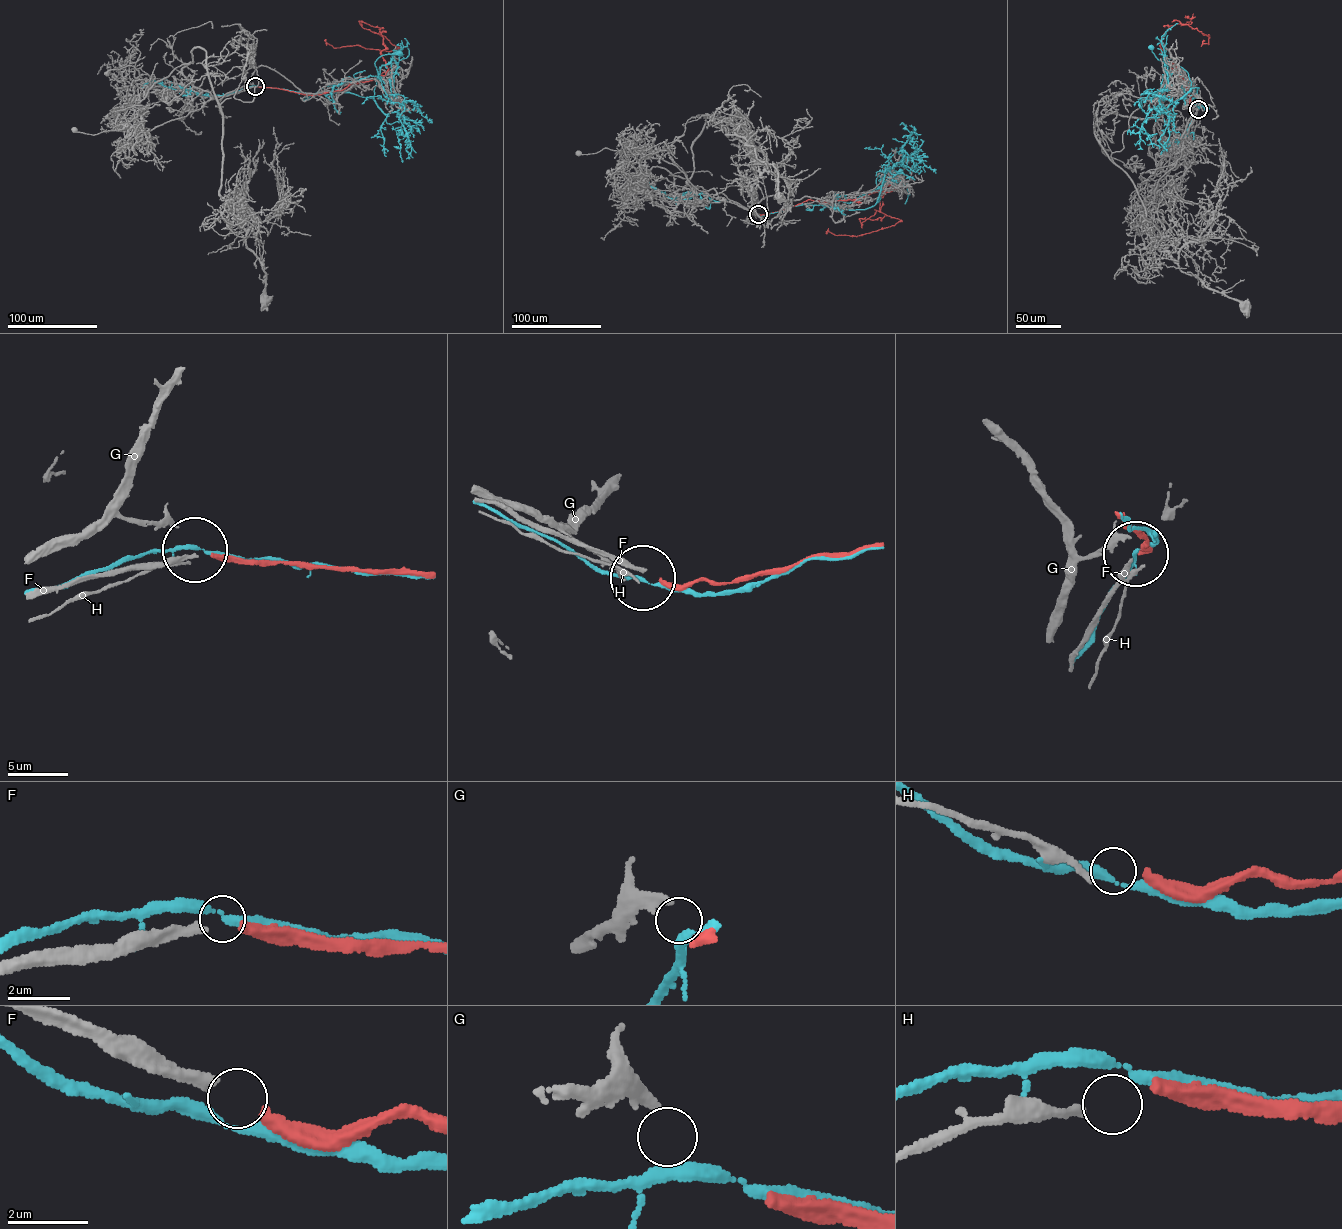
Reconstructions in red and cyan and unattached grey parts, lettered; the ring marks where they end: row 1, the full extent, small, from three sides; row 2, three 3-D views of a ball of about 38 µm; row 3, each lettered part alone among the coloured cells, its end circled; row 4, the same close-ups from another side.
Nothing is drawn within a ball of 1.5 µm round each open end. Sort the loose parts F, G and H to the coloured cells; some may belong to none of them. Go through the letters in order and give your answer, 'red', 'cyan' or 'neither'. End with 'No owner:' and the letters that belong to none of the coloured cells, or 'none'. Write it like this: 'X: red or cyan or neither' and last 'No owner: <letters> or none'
F: red
G: neither
H: neither
No owner: G, H

